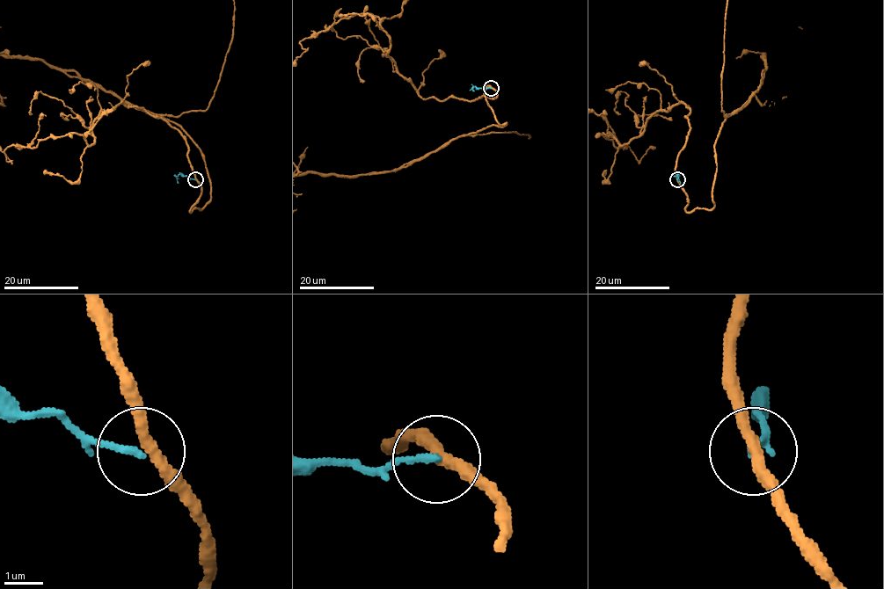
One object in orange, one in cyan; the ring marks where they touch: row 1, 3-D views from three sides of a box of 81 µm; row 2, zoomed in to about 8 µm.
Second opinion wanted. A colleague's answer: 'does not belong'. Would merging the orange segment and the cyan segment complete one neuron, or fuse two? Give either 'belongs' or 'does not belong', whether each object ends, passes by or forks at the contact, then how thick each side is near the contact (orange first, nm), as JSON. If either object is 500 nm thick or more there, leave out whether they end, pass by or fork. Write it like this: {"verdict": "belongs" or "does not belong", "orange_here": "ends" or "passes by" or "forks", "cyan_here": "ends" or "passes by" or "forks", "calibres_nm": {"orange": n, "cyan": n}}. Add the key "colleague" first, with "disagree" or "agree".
{"colleague": "agree", "verdict": "does not belong", "orange_here": "passes by", "cyan_here": "ends", "calibres_nm": {"orange": 280, "cyan": 180}}

